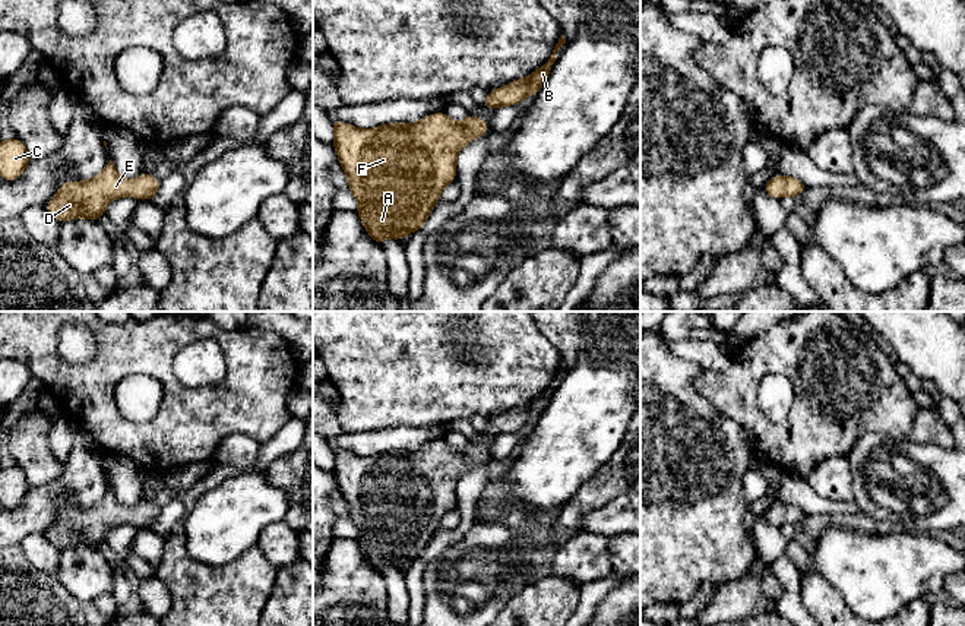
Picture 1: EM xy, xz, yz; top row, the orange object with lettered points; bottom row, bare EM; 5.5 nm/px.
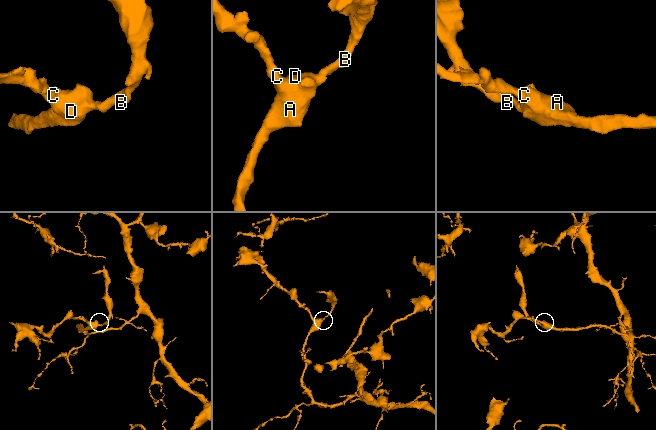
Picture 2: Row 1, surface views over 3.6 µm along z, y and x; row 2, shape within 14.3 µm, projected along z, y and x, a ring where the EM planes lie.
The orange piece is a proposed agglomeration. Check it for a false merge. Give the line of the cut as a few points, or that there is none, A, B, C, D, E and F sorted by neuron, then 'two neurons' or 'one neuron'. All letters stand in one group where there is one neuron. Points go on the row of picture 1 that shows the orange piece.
no cut; A B C D E F; one neuron

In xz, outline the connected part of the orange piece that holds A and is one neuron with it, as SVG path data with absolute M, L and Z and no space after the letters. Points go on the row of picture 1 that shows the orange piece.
M443 111L418 123L387 123L363 130L344 121L330 121L333 146L339 156L349 192L358 199L355 211L368 235L380 243L393 237L401 241L409 231L423 228L439 202L440 192L456 177L458 152L472 139L488 132L488 124L475 116L455 123Z

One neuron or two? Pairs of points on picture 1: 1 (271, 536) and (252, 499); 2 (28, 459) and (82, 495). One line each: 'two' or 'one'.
1: two
2: two

